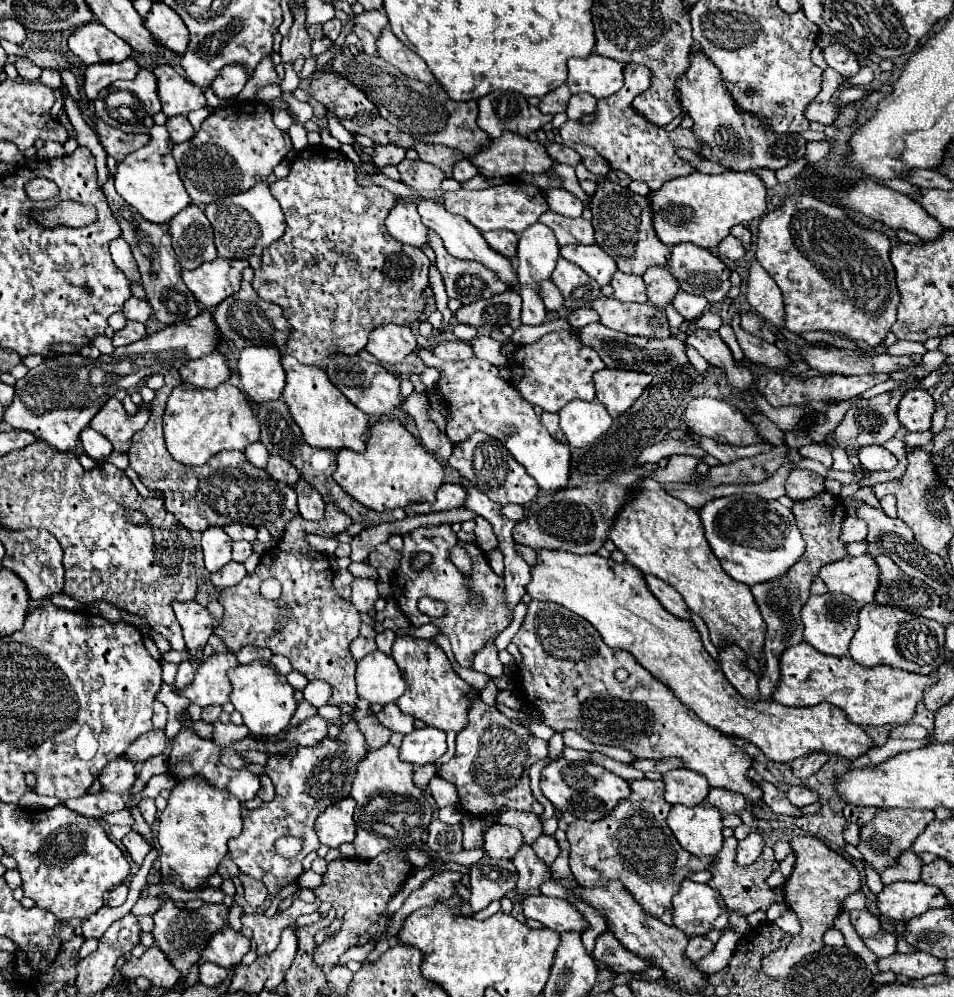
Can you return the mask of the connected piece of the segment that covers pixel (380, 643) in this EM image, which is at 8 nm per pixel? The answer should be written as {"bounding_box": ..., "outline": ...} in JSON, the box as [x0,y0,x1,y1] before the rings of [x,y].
{"bounding_box":[375,629,395,655],"outline":[[[385,629],[385,631],[377,633],[377,637],[375,637],[377,649],[389,655],[389,653],[391,653],[391,645],[393,645],[393,639],[395,639],[395,633],[393,633],[391,629]]]}

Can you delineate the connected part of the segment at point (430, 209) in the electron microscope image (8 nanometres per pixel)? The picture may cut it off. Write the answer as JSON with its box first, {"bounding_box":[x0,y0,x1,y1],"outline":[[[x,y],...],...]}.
{"bounding_box":[417,201,517,287],"outline":[[[417,201],[417,209],[419,209],[419,215],[423,219],[423,223],[427,227],[431,227],[433,231],[439,233],[439,237],[443,239],[445,243],[445,249],[449,255],[457,257],[457,259],[469,259],[469,261],[477,261],[477,263],[483,263],[487,269],[491,269],[505,285],[513,287],[517,285],[517,273],[511,265],[511,261],[505,257],[505,255],[499,255],[495,253],[491,247],[487,247],[487,241],[483,239],[481,231],[477,227],[471,227],[471,223],[467,223],[467,219],[459,217],[459,215],[451,215],[447,213],[441,205],[437,205],[435,201]]]}

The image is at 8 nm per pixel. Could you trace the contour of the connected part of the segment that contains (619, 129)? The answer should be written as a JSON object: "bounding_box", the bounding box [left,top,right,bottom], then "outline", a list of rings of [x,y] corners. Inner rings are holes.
{"bounding_box":[559,65,699,191],"outline":[[[639,65],[625,67],[623,89],[607,99],[597,101],[595,121],[589,125],[581,125],[579,121],[565,121],[559,129],[559,133],[561,133],[561,139],[565,145],[569,145],[569,147],[571,145],[589,145],[601,157],[605,157],[613,169],[627,173],[631,179],[641,179],[649,185],[651,191],[657,191],[665,181],[685,177],[695,171],[687,161],[683,161],[675,155],[675,149],[689,147],[689,149],[697,151],[699,145],[697,145],[697,139],[691,129],[677,127],[671,133],[667,133],[665,129],[647,123],[643,117],[639,117],[637,113],[631,111],[631,101],[643,89],[649,87],[649,79],[651,79],[651,71],[647,71],[647,67],[639,67]]]}

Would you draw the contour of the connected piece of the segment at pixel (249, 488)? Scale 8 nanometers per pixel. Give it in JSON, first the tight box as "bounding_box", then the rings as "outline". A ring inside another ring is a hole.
{"bounding_box":[129,369,299,539],"outline":[[[177,369],[165,373],[165,385],[157,391],[157,397],[151,403],[151,417],[147,425],[133,435],[133,445],[129,449],[129,467],[135,469],[145,487],[163,491],[165,507],[173,513],[179,523],[189,531],[205,531],[207,527],[223,527],[229,523],[249,523],[255,527],[267,527],[273,539],[283,537],[287,523],[299,513],[295,489],[275,483],[265,469],[253,467],[241,451],[221,451],[211,459],[211,463],[199,467],[187,467],[171,459],[163,443],[161,417],[165,413],[165,401],[171,395],[173,387],[181,385],[181,375]]]}

